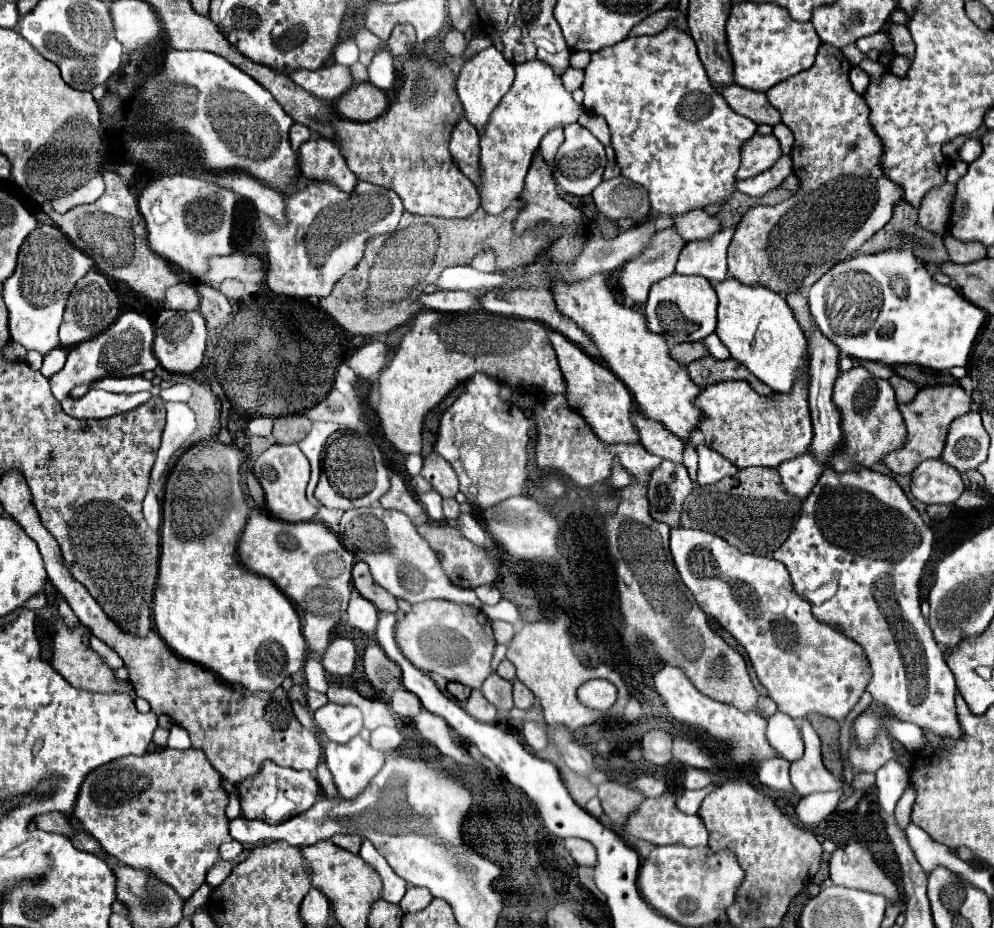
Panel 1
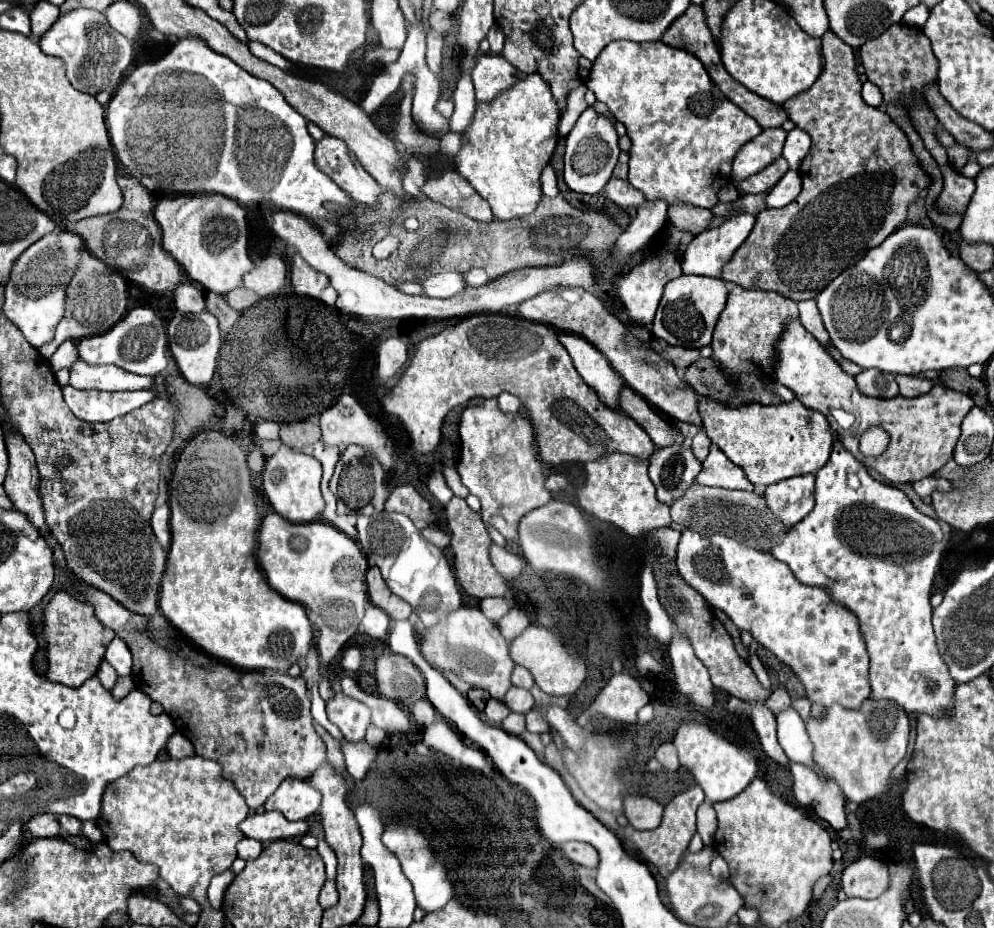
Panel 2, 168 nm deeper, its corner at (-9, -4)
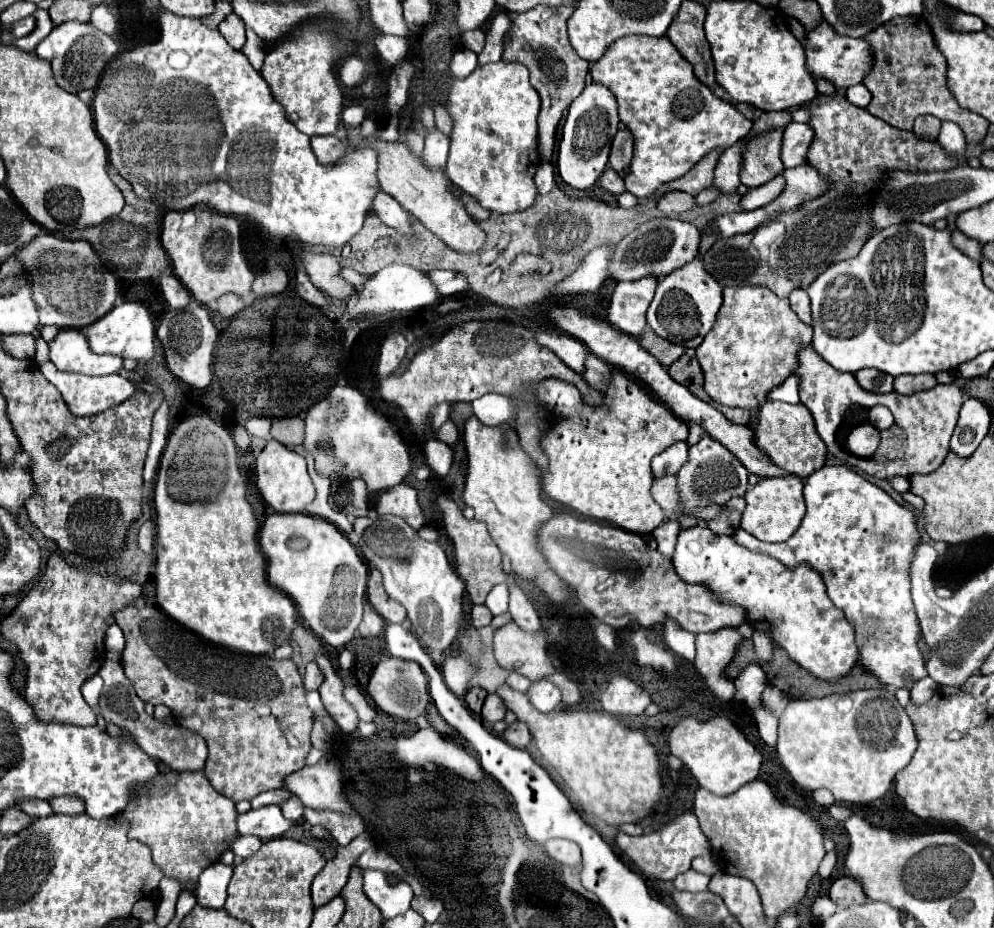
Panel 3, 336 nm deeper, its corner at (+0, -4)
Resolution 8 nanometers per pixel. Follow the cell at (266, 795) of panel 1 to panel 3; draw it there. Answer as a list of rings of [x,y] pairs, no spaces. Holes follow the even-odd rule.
[[[291,796],[291,800],[281,804],[281,810],[283,810],[283,816],[291,822],[297,822],[297,820],[303,818],[303,804],[297,796]]]

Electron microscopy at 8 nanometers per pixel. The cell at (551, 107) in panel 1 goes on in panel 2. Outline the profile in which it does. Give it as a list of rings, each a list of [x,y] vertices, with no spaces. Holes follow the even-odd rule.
[[[528,74],[524,80],[520,80],[520,84],[512,86],[508,92],[498,96],[492,104],[480,104],[476,108],[476,116],[464,132],[466,144],[456,154],[454,162],[456,162],[456,170],[462,172],[466,180],[470,180],[470,184],[476,188],[476,192],[484,200],[488,200],[494,212],[494,218],[512,220],[512,218],[534,212],[534,208],[538,206],[542,198],[540,172],[550,162],[556,148],[558,122],[562,114],[560,110],[562,108],[556,104],[548,82],[540,74]]]

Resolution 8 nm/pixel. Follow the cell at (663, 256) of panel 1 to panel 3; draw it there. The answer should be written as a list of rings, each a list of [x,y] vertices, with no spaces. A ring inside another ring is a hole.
[[[645,276],[635,282],[619,282],[607,308],[607,322],[613,328],[639,338],[647,326],[645,312],[653,300],[655,288],[657,278],[653,276]]]

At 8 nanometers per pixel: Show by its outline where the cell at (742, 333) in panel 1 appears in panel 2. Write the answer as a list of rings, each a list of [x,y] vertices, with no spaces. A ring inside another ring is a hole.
[[[790,320],[784,326],[784,334],[776,344],[774,356],[776,356],[774,358],[776,364],[772,370],[772,378],[778,384],[790,388],[804,406],[822,412],[828,418],[832,430],[842,440],[844,448],[850,450],[856,456],[856,460],[860,460],[864,466],[880,472],[886,480],[916,482],[924,476],[938,472],[946,462],[952,460],[954,446],[960,438],[962,418],[974,406],[970,396],[962,392],[946,390],[940,384],[934,384],[934,388],[928,394],[922,394],[916,398],[896,396],[890,400],[874,400],[874,398],[862,396],[856,388],[854,378],[848,376],[834,362],[834,358],[818,344],[818,340],[810,332],[804,330],[804,326],[798,320]],[[832,408],[844,408],[846,412],[852,412],[856,416],[854,426],[850,426],[848,430],[840,430],[838,422],[830,414]],[[874,426],[888,432],[890,442],[880,456],[866,456],[858,448],[860,436]],[[944,440],[950,440],[950,446],[944,446]]]

